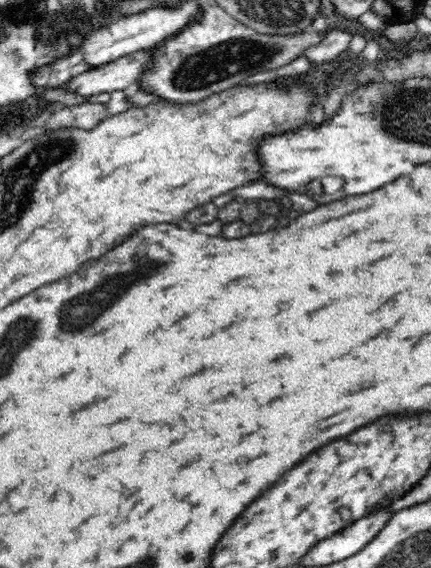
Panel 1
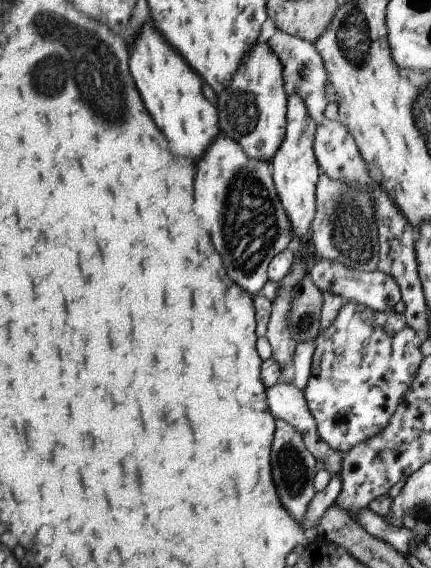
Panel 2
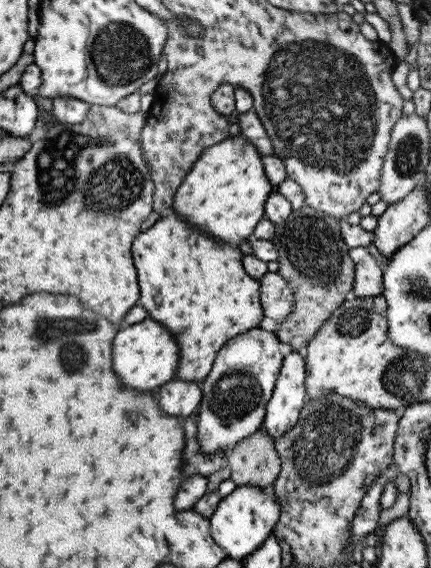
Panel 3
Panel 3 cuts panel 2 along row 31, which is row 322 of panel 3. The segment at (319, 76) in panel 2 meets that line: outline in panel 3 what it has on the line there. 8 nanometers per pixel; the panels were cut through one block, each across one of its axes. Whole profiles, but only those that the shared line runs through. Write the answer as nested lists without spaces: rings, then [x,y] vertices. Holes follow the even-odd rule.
[[[267,271],[259,279],[259,300],[263,316],[281,323],[291,314],[293,294],[291,288],[276,272]]]

